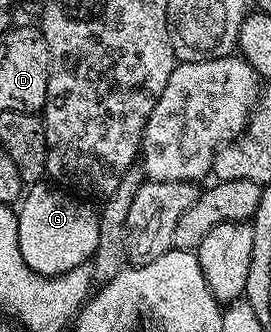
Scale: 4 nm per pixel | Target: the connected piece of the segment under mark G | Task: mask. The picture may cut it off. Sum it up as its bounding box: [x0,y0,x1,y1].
[17,183,100,277]

